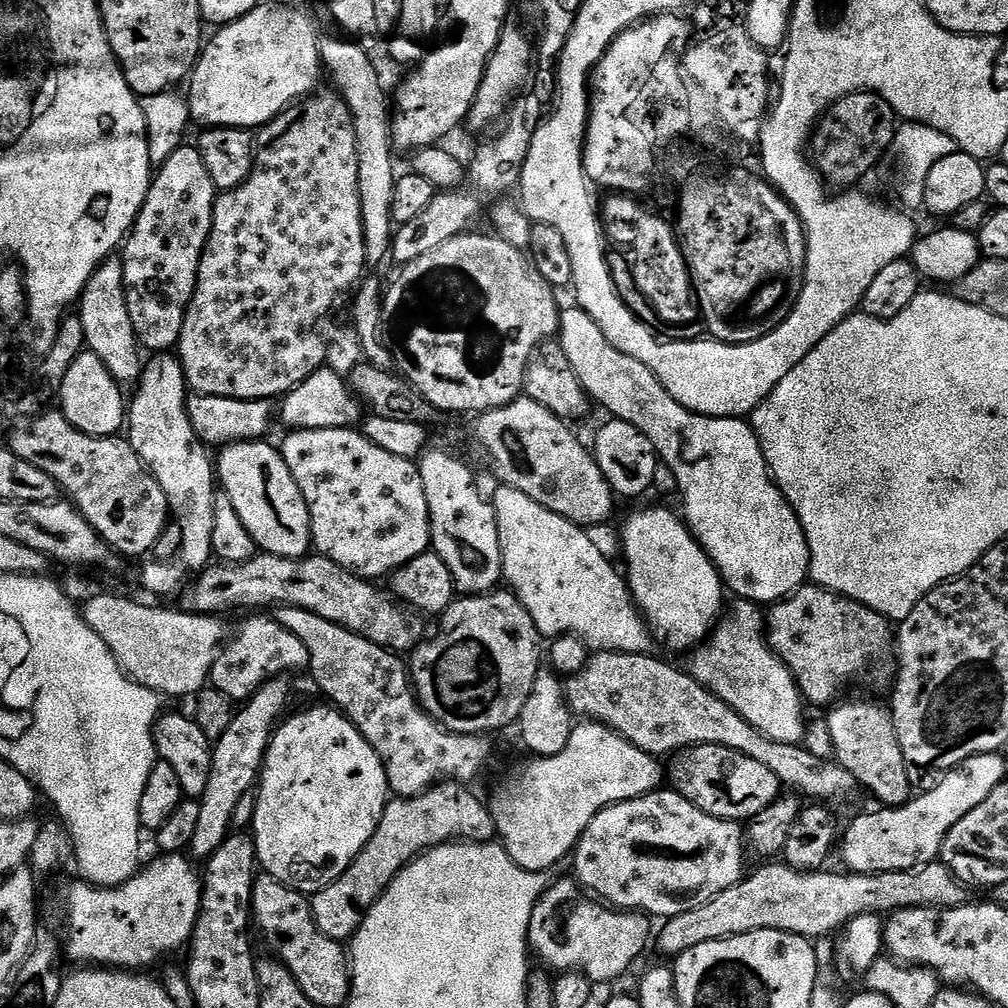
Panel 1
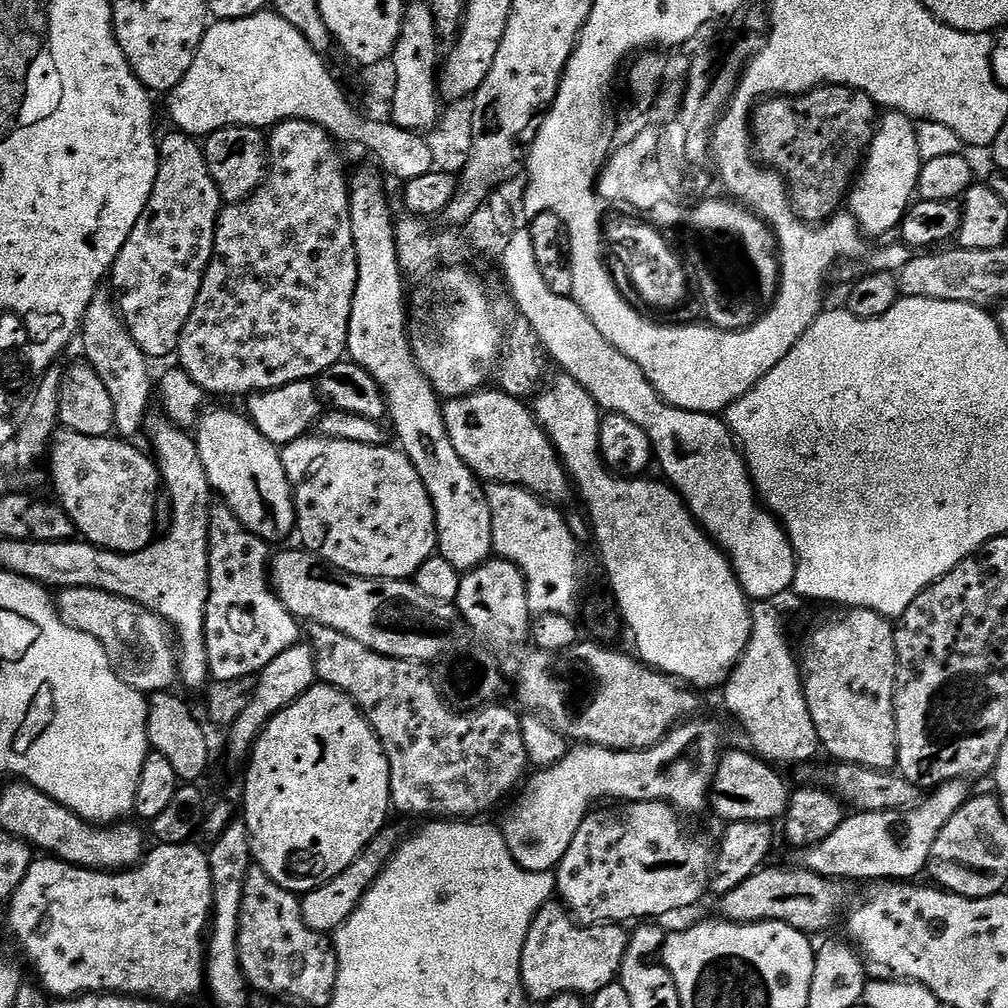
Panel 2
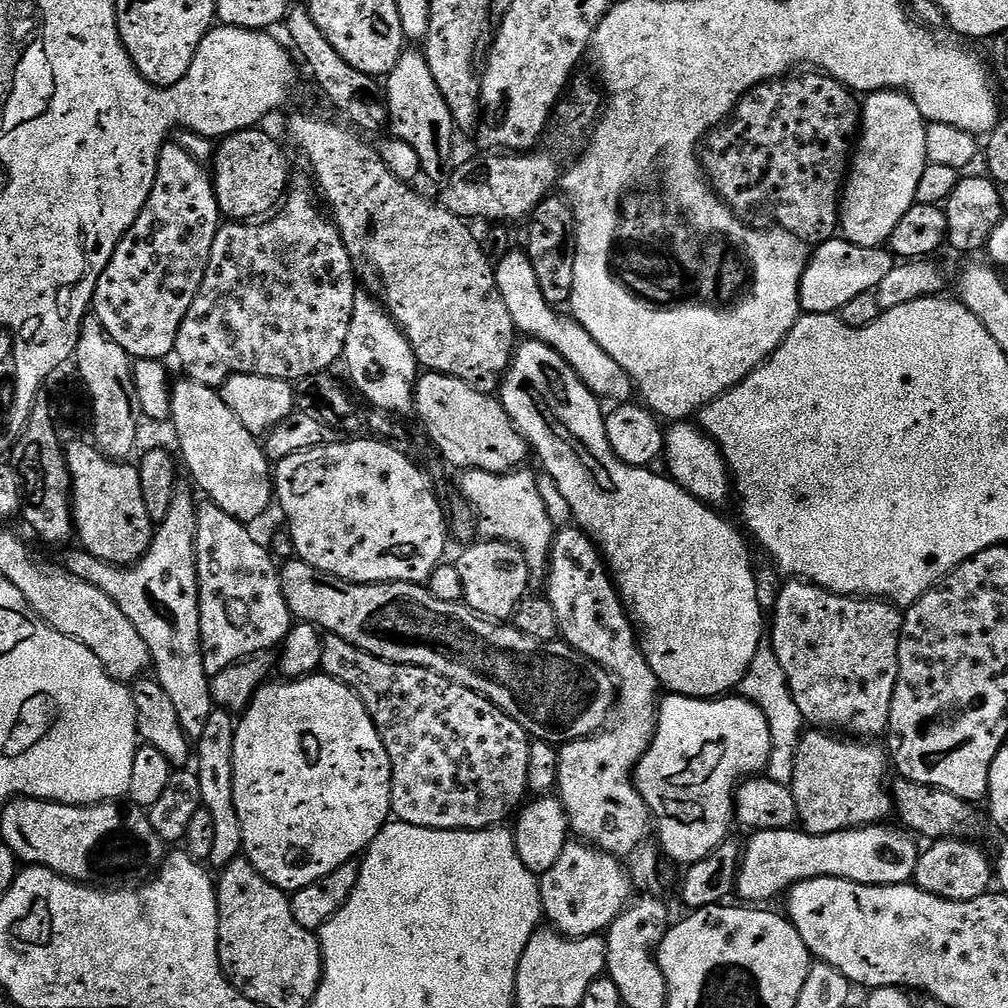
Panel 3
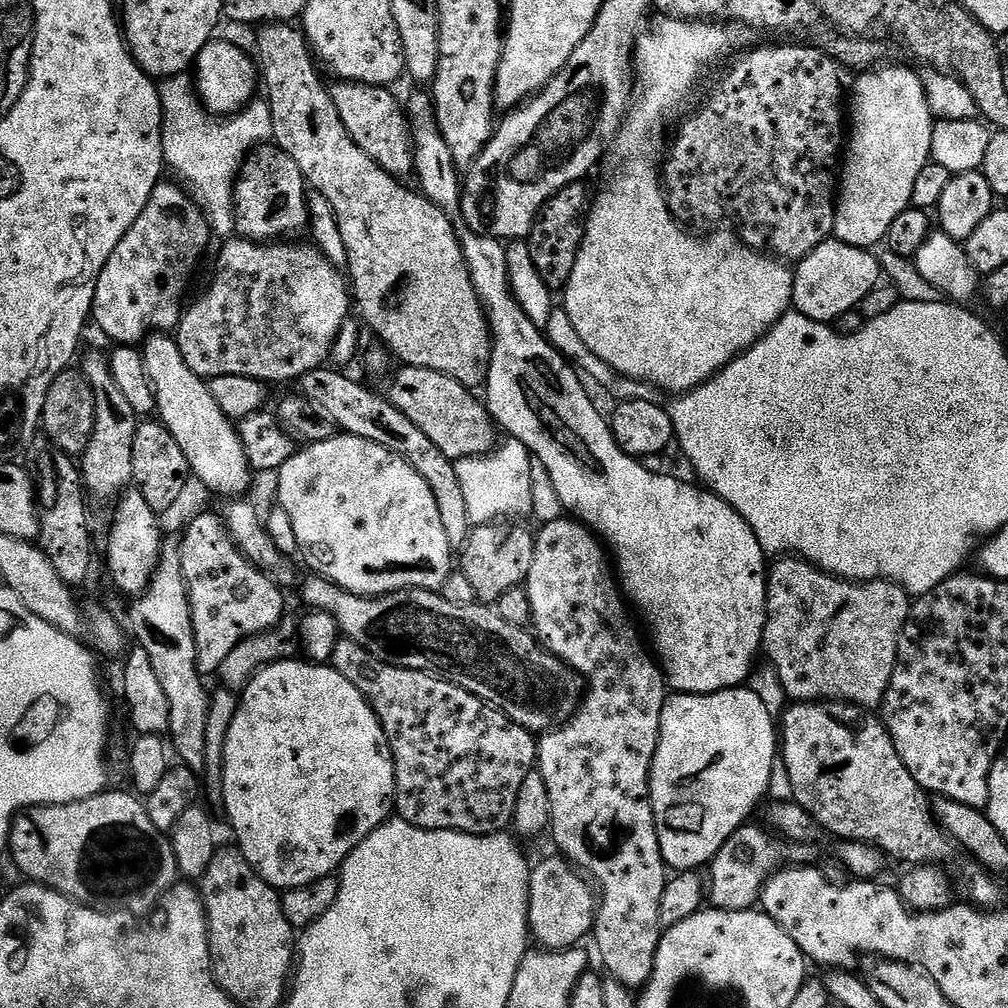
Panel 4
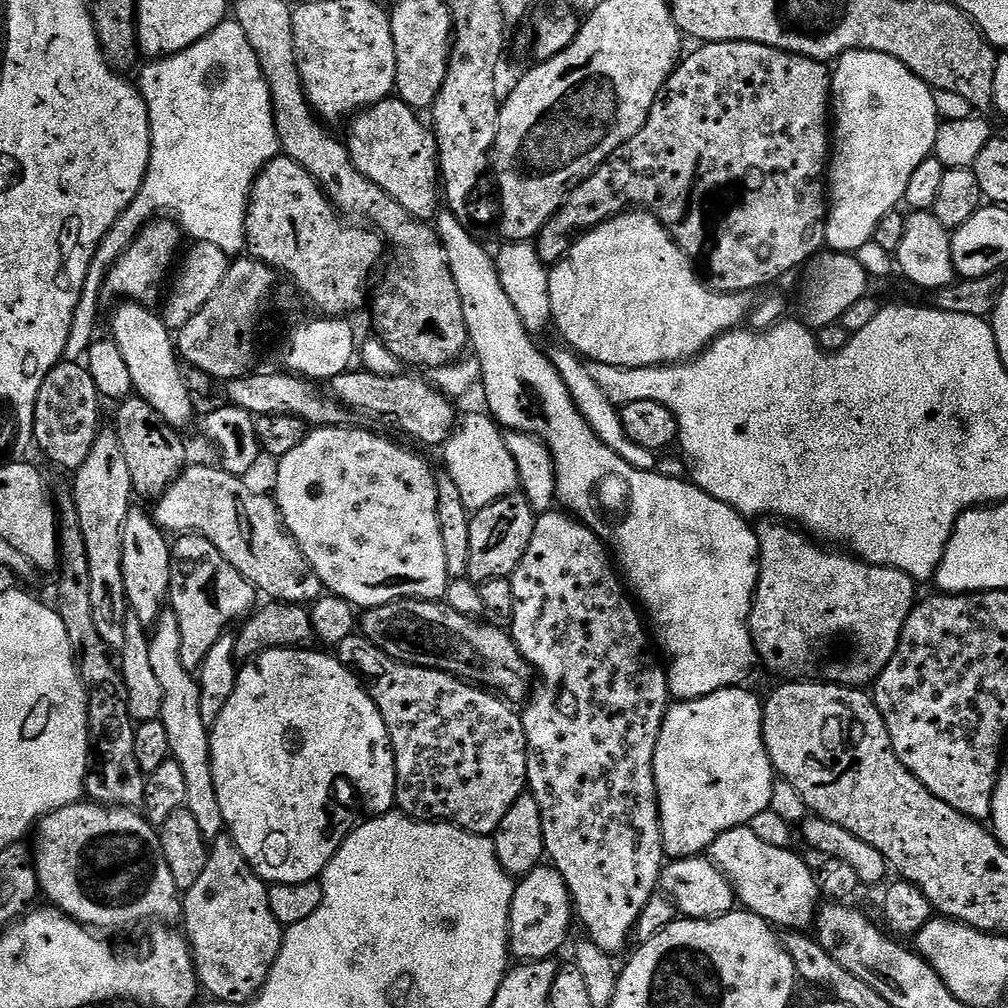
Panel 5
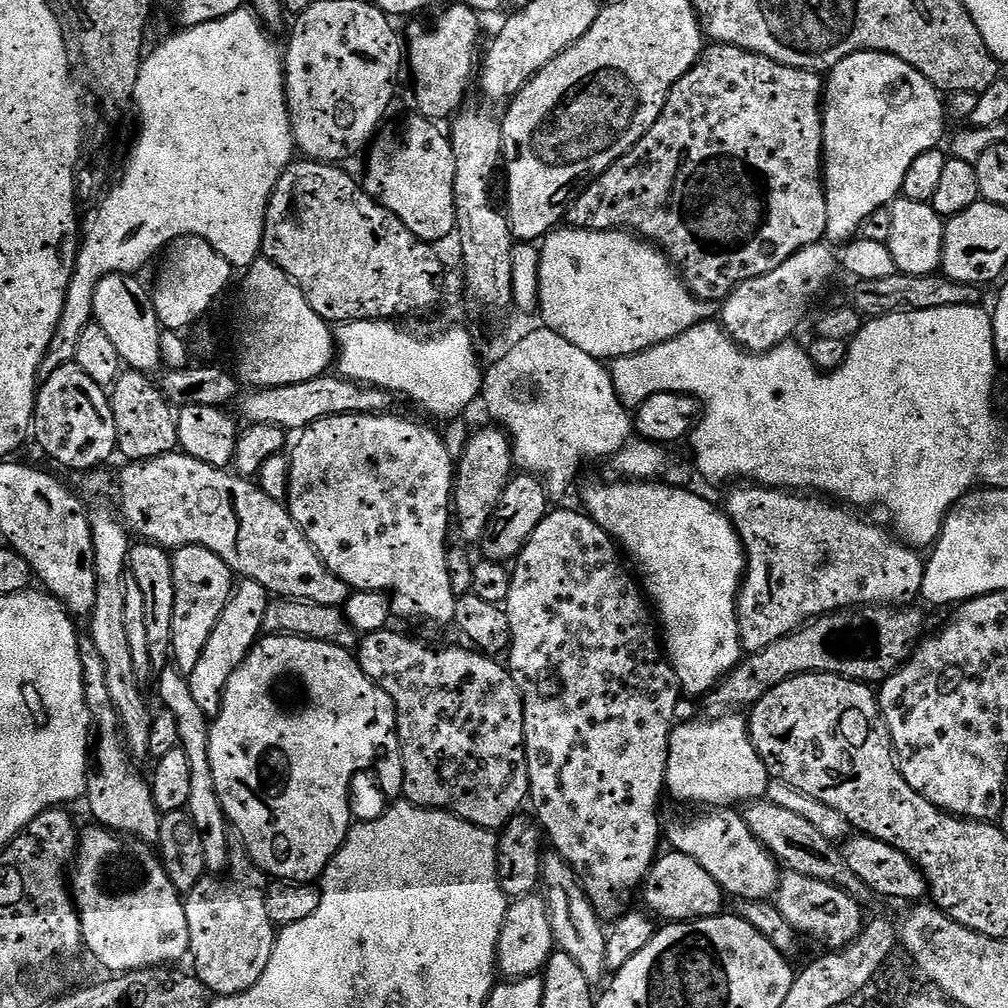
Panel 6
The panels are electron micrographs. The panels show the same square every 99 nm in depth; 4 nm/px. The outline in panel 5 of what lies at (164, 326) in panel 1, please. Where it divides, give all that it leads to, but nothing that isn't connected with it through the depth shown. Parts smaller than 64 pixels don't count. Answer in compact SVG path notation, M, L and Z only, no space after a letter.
M160 218L145 225L127 251L109 269L105 277L103 293L114 294L120 297L118 298L120 300L153 305L164 282L166 284L171 275L170 268L176 258L182 238L184 239L183 231L171 219Z

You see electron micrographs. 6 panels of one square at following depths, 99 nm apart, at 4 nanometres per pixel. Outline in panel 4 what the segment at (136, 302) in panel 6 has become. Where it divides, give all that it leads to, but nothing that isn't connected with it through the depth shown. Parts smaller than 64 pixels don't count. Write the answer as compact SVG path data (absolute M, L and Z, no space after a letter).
M168 334L149 335L142 344L144 369L156 393L156 412L162 423L182 446L191 475L212 492L227 498L240 498L252 484L254 473L248 465L246 450L237 425L219 408L209 385L182 358L175 339Z

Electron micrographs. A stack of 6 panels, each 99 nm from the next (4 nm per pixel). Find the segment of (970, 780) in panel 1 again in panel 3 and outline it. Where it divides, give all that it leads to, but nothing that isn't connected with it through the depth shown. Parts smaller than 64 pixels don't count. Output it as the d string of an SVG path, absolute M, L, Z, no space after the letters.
M887 823L883 824L868 824L867 826L857 826L855 828L847 828L845 832L835 832L834 834L826 834L825 836L815 836L803 830L797 830L795 827L783 828L782 830L766 830L765 832L753 831L752 836L742 848L742 855L740 857L740 873L736 876L736 891L737 897L741 896L741 901L747 902L752 906L763 905L763 900L772 900L776 895L787 893L788 889L794 884L801 884L803 880L813 880L819 876L829 876L830 878L842 878L850 882L858 882L859 884L907 884L915 877L916 862L918 859L918 843L917 837L911 831L905 830L903 827L888 828Z

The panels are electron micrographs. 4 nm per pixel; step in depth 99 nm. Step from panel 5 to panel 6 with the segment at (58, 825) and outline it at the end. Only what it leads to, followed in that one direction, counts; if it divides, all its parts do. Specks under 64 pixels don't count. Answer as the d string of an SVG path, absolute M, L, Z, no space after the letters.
M91 826L79 833L76 845L76 858L74 861L74 871L70 876L70 891L76 902L76 910L80 913L80 939L86 952L89 952L98 963L104 968L109 968L109 973L123 974L126 972L143 972L145 968L158 968L161 966L176 966L180 959L187 957L190 952L190 926L186 922L186 910L182 893L175 888L174 882L168 876L164 862L159 855L149 845L142 840L135 838L125 839L125 837L108 831L107 828Z

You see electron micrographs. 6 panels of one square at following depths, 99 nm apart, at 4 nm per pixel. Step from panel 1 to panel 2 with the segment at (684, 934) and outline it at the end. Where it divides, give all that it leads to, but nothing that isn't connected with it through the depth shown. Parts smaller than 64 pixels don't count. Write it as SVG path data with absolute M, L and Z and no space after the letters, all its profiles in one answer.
M765 866L755 872L742 886L730 890L730 894L719 897L719 915L733 924L757 924L767 920L784 920L799 932L813 934L824 932L836 920L836 911L844 904L848 892L843 883L819 876L797 866L791 872L788 868Z

